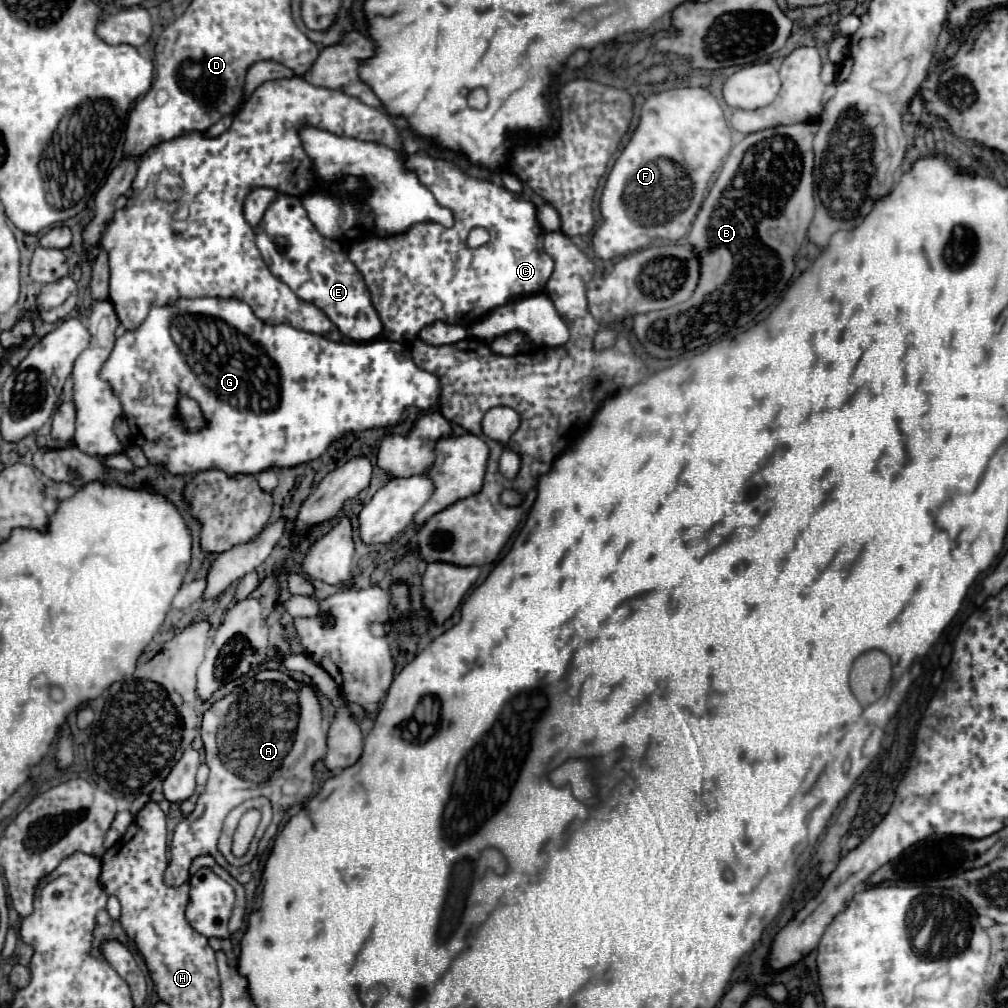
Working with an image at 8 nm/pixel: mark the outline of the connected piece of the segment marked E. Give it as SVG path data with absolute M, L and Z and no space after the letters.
M279 194L269 204L257 226L257 248L261 250L267 268L281 278L281 282L285 282L301 300L313 302L317 308L325 310L329 320L351 340L369 342L383 332L369 290L349 260L347 250L339 242L329 242L315 230L297 196Z

